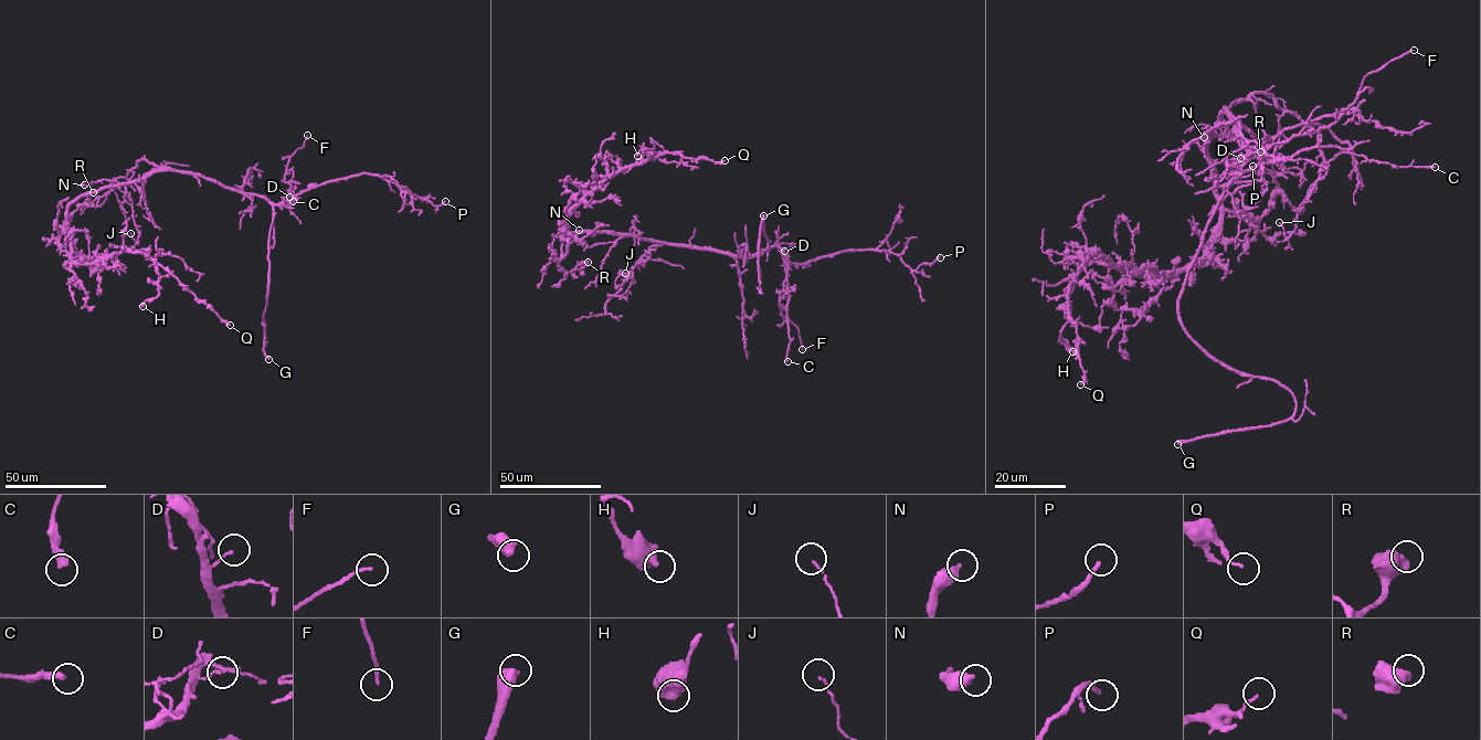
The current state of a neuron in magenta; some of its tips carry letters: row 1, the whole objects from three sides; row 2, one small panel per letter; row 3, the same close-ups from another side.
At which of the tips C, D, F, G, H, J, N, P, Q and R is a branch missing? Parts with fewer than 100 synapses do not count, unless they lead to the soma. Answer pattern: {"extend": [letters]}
{"extend": ["G"]}

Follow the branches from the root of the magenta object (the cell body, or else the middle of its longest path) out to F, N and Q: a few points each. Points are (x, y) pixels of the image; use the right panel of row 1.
F: (1224, 113), (1249, 146), (1236, 170), (1252, 152), (1330, 127), (1368, 73), (1414, 50)
N: (1224, 113), (1214, 131), (1223, 135), (1227, 128), (1233, 133), (1222, 139), (1218, 136), (1204, 137)
Q: (1224, 113), (1206, 139), (1219, 211), (1209, 249), (1159, 273), (1095, 254), (1074, 277), (1068, 309), (1080, 384)

